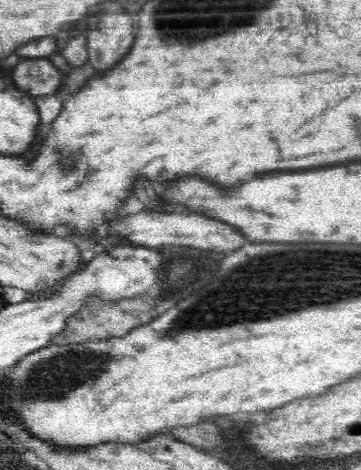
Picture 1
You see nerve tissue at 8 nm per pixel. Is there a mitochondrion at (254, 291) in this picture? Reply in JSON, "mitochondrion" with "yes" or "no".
{"mitochondrion":"yes"}

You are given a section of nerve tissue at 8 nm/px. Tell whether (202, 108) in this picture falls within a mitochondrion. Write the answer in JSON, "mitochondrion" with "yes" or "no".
{"mitochondrion":"no"}

